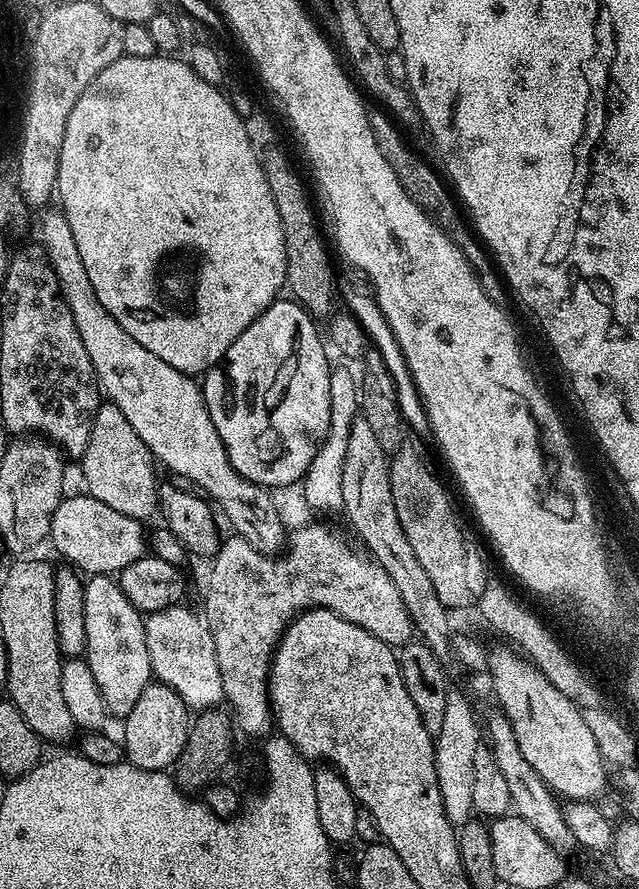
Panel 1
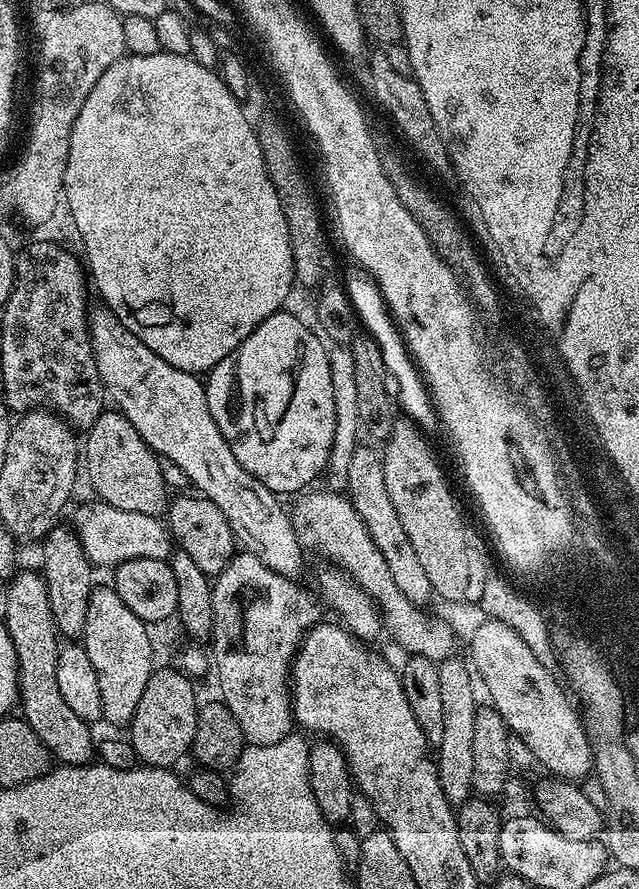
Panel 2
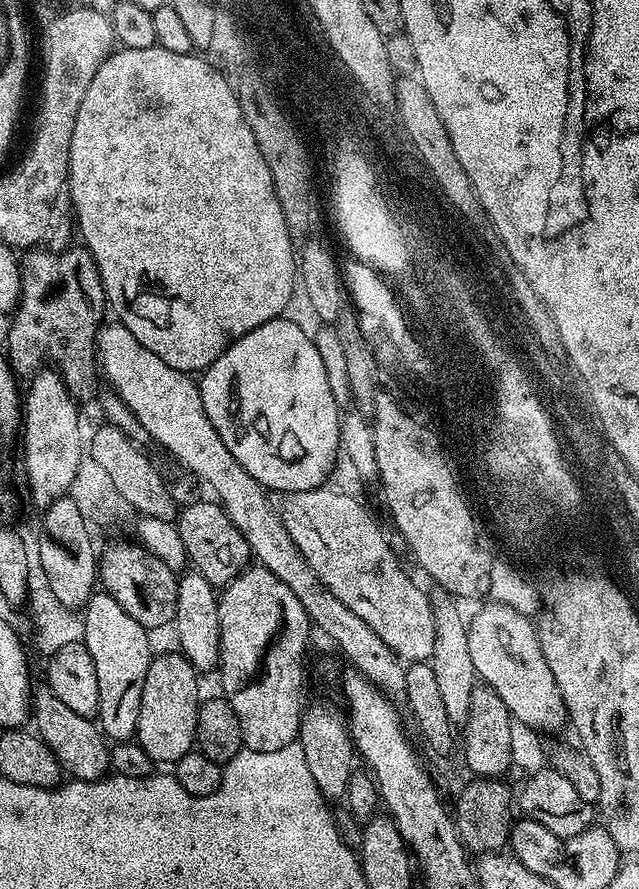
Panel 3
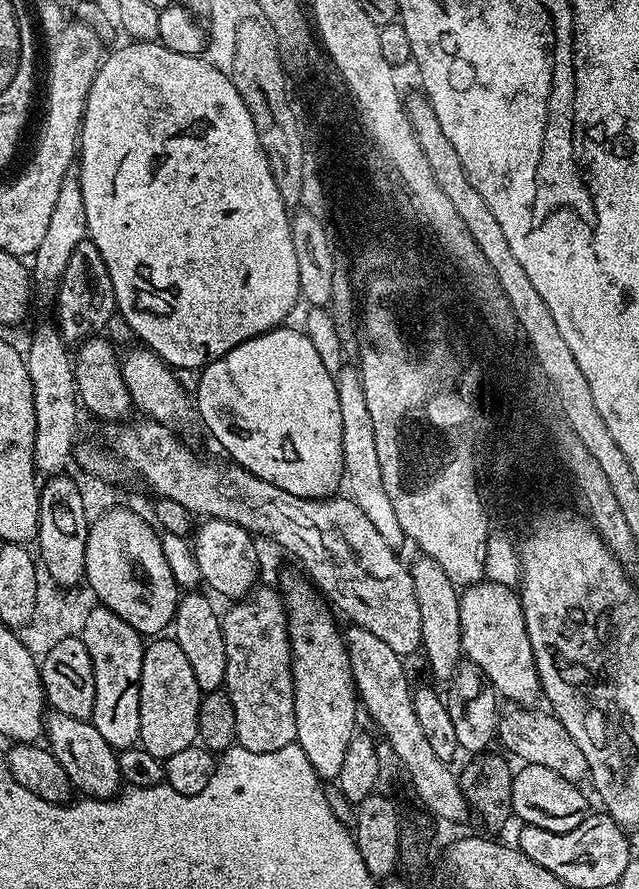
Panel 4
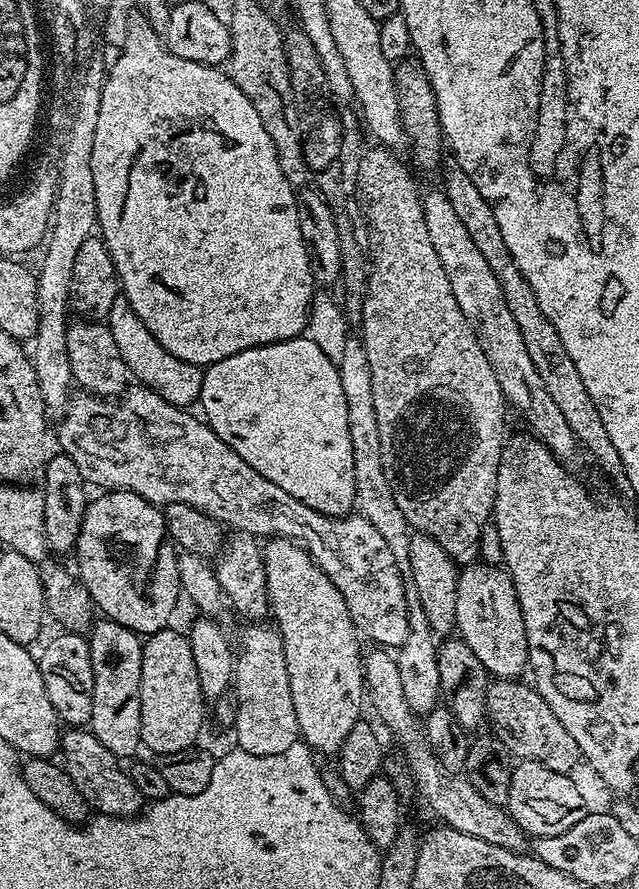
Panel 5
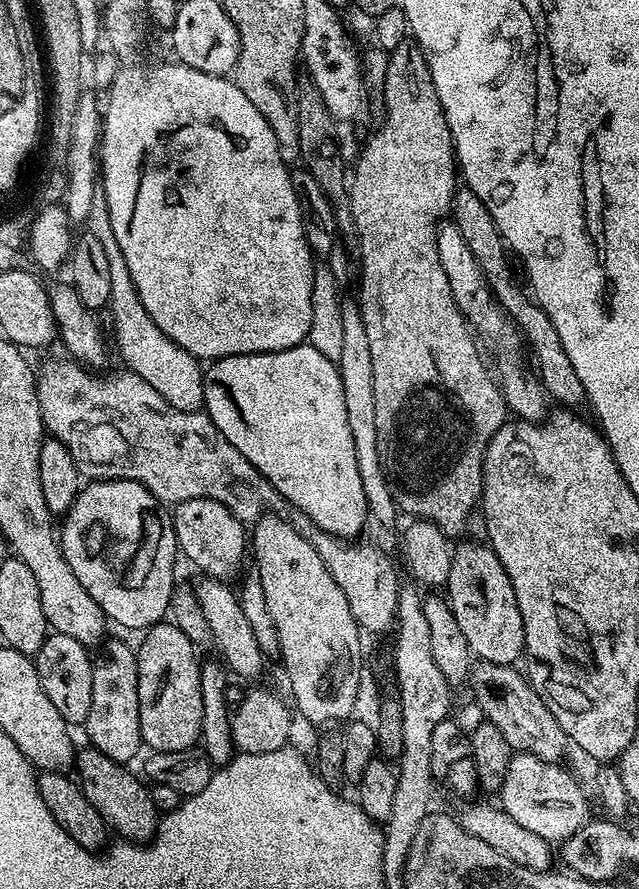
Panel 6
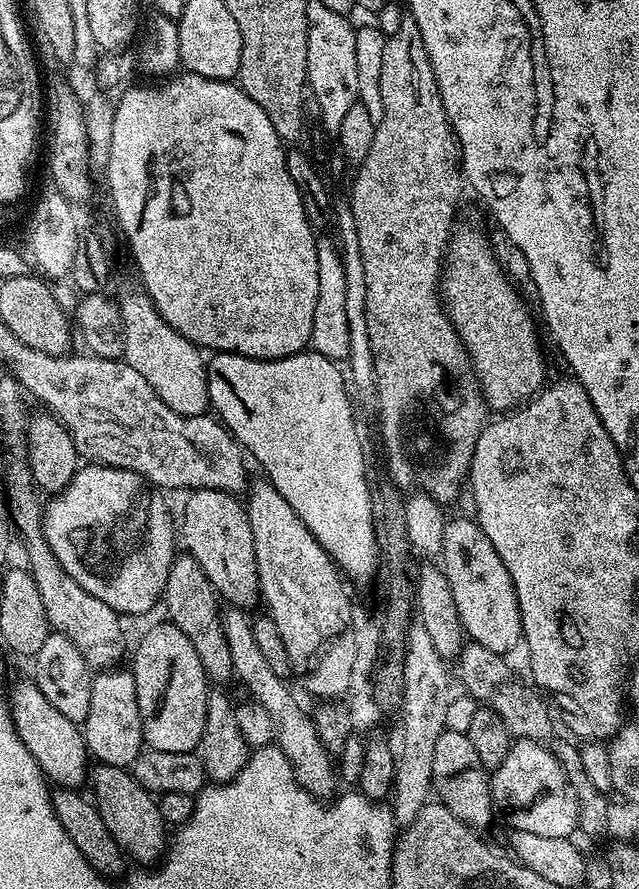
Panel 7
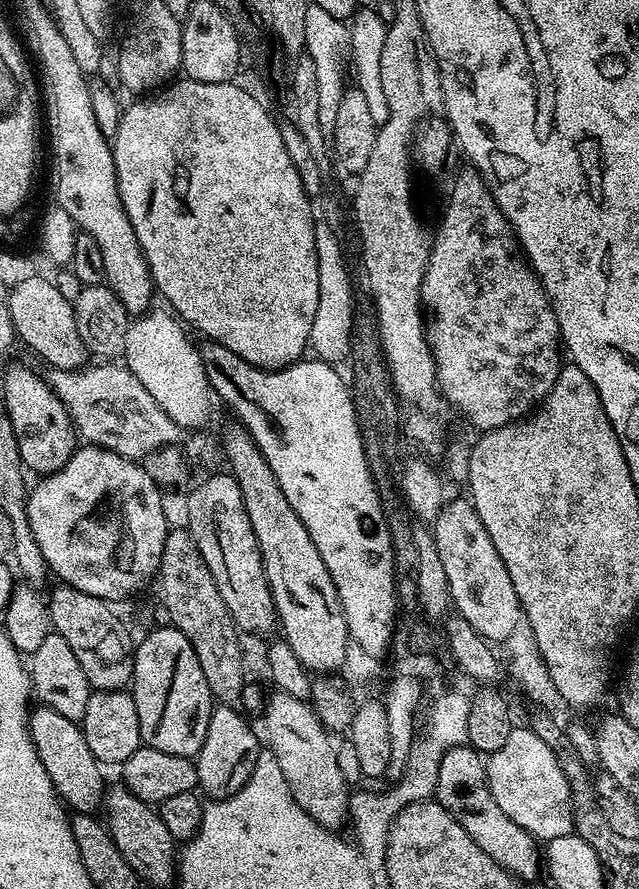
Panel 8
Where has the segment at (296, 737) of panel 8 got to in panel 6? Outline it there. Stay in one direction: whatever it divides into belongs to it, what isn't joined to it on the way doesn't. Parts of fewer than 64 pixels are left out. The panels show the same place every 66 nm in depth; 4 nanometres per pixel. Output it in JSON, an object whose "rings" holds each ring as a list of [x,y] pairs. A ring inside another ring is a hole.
{"rings":[[[205,575],[199,579],[196,584],[193,583],[192,589],[209,626],[211,643],[220,647],[219,659],[233,677],[241,676],[244,680],[252,680],[248,682],[259,681],[256,679],[264,672],[266,657],[254,639],[254,629],[251,628],[250,621],[246,618],[246,614],[242,614],[239,595],[233,589],[231,591],[225,581]]]}

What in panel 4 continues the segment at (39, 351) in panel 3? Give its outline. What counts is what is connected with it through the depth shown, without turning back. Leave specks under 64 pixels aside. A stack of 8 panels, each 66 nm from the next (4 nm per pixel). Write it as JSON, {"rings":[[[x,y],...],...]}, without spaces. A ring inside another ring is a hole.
{"rings":[[[89,239],[82,240],[70,255],[69,265],[61,276],[59,287],[55,291],[55,323],[65,341],[83,342],[88,337],[95,337],[107,329],[112,318],[117,315],[114,298],[114,282],[110,282],[110,270],[98,254],[98,246]]]}

